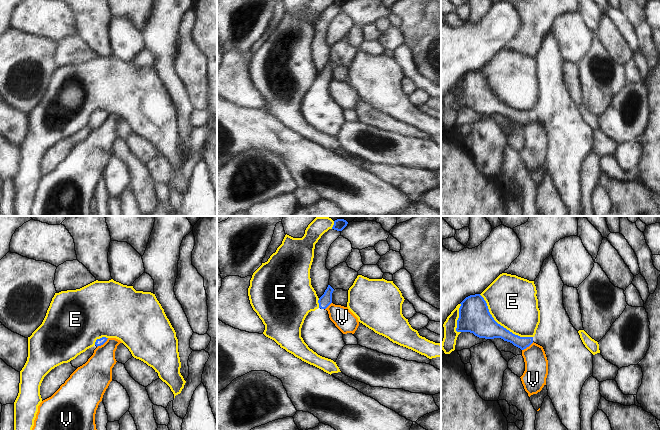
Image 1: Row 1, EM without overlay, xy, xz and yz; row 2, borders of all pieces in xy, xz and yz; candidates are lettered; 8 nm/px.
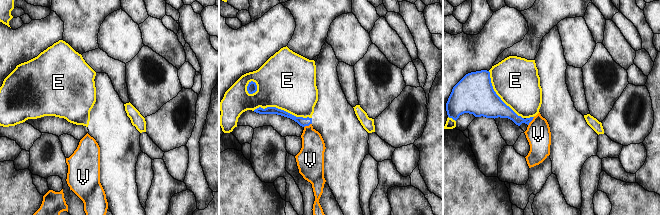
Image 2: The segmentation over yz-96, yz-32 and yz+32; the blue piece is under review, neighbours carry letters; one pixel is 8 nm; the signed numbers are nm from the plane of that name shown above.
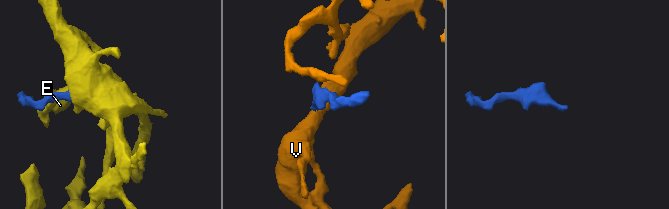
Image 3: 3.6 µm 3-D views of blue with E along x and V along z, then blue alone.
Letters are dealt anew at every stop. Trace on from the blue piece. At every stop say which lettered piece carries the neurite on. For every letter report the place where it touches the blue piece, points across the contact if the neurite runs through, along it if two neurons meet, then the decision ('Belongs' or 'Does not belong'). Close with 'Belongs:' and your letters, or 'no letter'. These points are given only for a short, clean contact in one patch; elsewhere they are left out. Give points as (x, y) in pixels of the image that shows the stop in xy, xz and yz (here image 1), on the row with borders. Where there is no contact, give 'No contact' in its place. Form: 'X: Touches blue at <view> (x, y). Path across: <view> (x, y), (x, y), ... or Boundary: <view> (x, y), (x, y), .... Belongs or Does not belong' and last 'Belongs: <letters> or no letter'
E: Touches blue at yz (500, 325). Does not belong
V: Touches blue at xy (102, 344). Boundary: xy (108, 338), (97, 347). Does not belong
Belongs: no letter

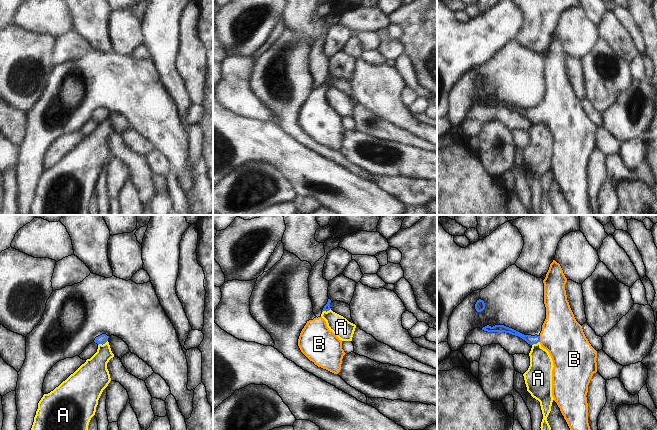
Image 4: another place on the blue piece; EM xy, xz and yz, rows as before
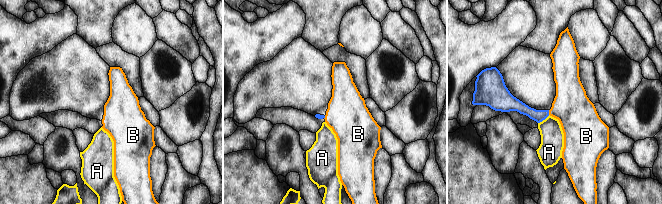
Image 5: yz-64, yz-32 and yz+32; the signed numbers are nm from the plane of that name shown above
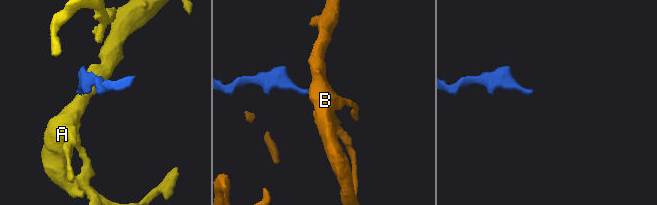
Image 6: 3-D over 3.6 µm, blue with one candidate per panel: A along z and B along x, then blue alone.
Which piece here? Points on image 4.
A: Touches blue at xy (102, 344). Boundary: xy (107, 340), (98, 345). Does not belong
B: Touches blue at yz (539, 339). Path across: yz (531, 340), (539, 339), (562, 336). Belongs
Belongs: B

